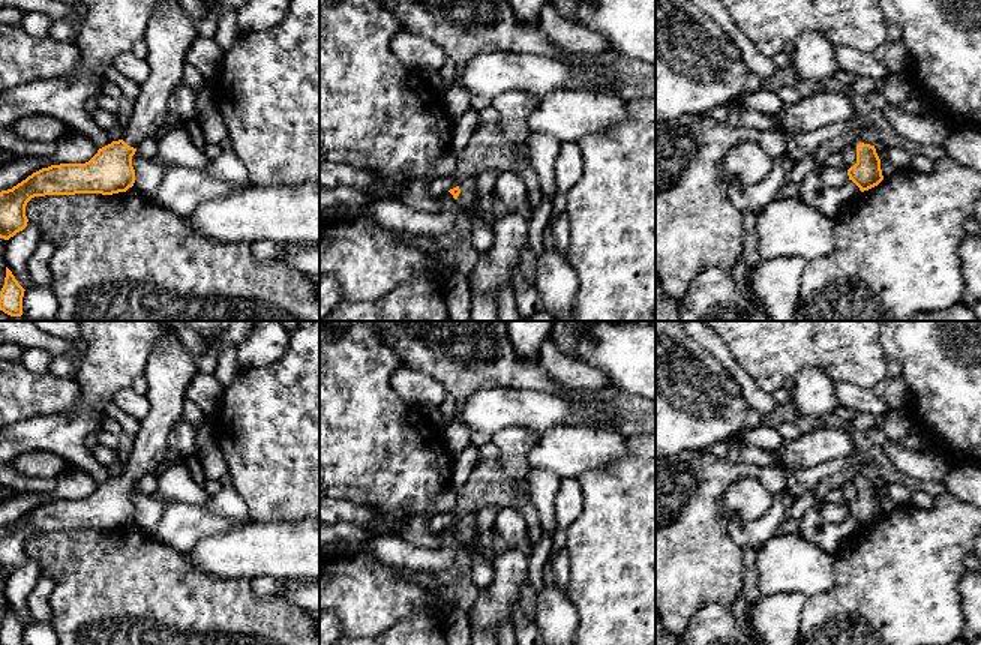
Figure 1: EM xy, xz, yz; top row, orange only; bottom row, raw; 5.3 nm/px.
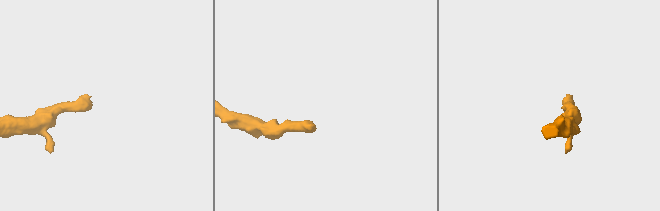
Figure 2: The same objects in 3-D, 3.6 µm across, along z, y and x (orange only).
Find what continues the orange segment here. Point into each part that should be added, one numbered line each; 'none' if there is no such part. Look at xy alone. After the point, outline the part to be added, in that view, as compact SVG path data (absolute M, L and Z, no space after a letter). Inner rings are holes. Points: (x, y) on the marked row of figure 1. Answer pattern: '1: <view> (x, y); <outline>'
1: xy (171, 30); M164 0L153 10L146 28L150 75L142 84L140 84L138 99L134 104L132 116L122 136L129 147L136 148L136 146L146 138L158 136L170 123L171 117L166 105L172 90L182 82L186 52L198 38L200 22L213 12L219 3L220 0L204 3L207 10L202 18L194 18L189 15L177 0Z

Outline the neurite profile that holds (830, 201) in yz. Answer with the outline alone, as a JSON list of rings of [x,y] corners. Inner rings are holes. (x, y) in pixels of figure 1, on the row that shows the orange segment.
[[[818,171],[807,174],[800,184],[801,200],[831,219],[861,192],[852,180],[837,189],[828,188],[820,182]]]

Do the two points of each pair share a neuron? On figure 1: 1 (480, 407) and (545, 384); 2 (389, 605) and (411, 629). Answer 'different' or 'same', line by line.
1: different
2: different

